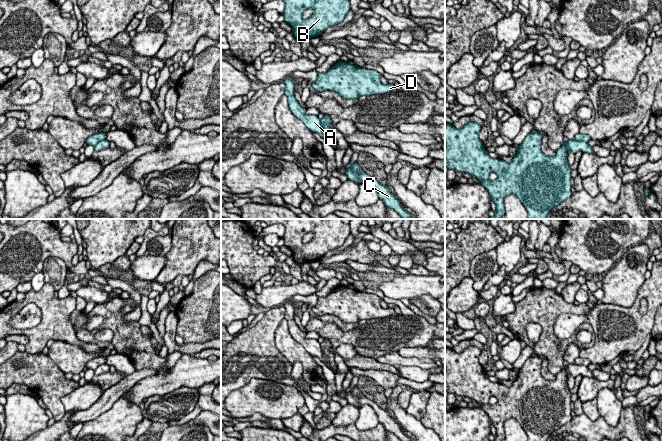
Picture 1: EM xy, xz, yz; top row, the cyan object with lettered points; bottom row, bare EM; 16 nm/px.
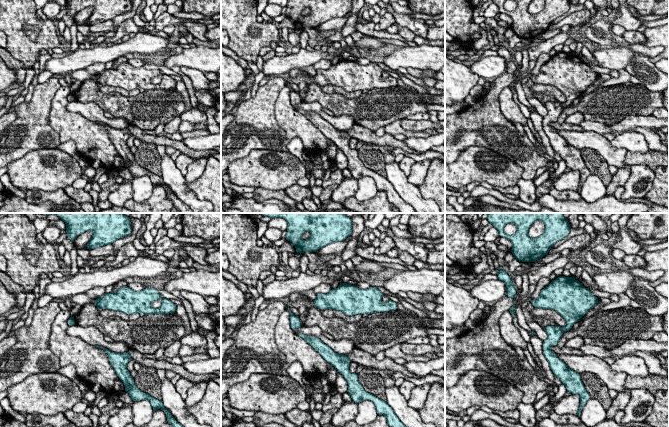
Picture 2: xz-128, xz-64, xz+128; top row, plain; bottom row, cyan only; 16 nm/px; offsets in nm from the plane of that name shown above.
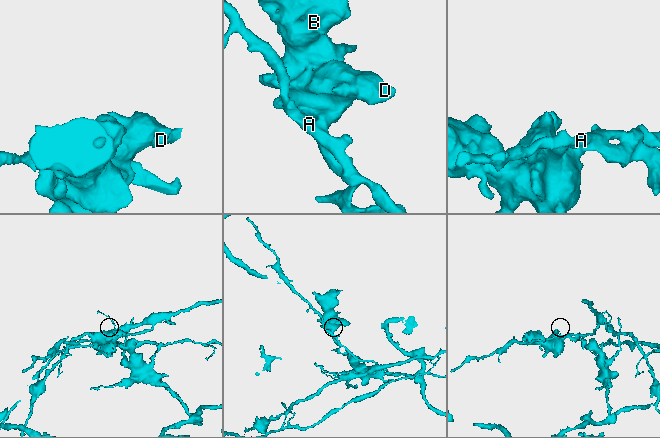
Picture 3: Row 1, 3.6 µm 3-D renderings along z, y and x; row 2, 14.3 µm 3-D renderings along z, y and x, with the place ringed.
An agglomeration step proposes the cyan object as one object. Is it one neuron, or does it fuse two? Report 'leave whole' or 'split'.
split

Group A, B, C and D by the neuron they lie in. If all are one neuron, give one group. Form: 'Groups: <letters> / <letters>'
Groups: A C / B D

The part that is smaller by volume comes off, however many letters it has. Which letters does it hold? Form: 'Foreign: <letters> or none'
Foreign: A, C

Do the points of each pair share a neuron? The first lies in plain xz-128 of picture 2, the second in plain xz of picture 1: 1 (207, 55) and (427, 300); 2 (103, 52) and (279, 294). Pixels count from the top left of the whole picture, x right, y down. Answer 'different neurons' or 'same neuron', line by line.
1: different neurons
2: same neuron

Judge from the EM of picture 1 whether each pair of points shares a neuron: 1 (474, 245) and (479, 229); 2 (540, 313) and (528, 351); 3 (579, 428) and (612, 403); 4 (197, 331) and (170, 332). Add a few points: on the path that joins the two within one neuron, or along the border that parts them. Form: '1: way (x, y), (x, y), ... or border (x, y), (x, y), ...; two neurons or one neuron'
1: way (474, 241), (478, 237), (478, 233); one neuron
2: border (532, 346), (535, 353); two neurons
3: border (622, 408), (619, 421), (614, 426), (600, 415); two neurons
4: border (174, 311), (177, 317), (176, 334); two neurons

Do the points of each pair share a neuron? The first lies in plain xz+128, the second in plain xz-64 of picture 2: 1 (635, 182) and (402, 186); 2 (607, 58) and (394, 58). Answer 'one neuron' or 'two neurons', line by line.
1: two neurons
2: one neuron

